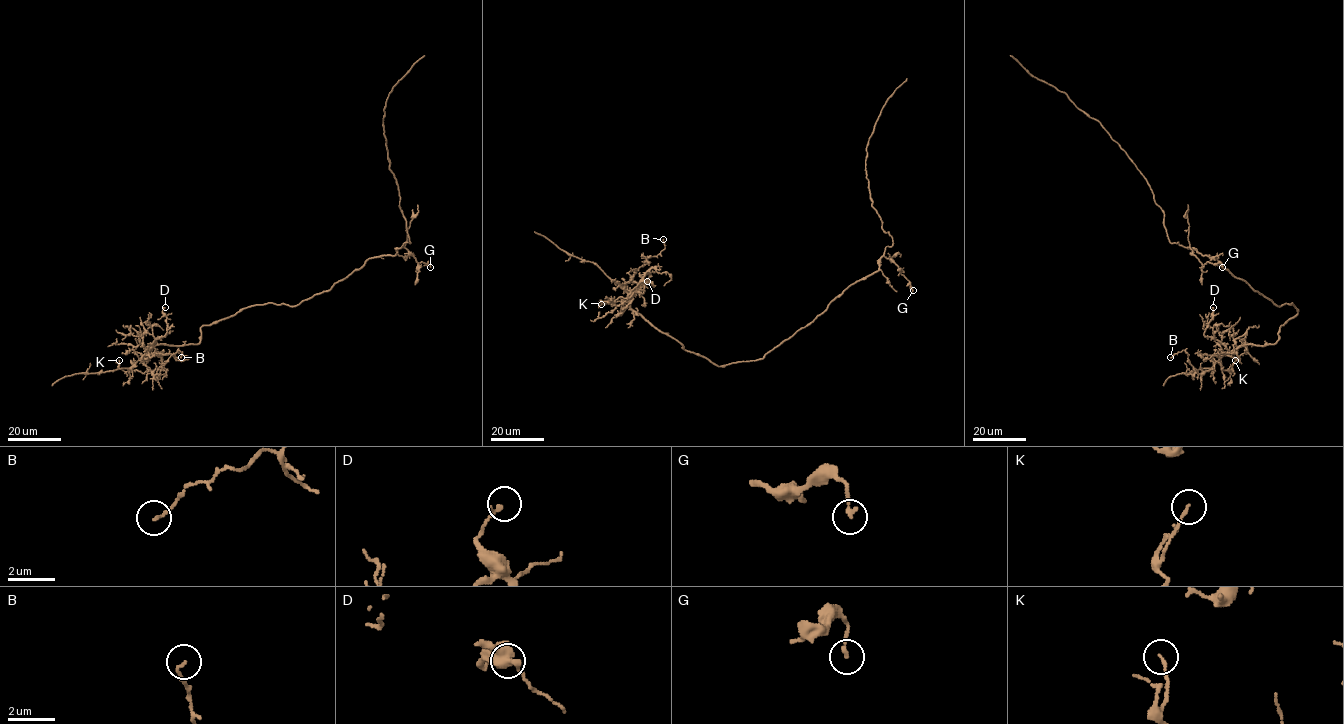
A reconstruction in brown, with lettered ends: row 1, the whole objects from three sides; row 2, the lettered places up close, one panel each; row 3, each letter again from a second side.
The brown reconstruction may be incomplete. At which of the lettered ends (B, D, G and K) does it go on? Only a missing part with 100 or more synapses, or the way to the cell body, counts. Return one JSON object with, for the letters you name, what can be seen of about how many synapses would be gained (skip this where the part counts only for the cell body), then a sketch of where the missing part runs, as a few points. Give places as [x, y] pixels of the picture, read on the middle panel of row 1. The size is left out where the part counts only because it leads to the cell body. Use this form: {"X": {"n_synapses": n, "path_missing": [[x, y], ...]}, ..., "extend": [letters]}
{"extend": []}

